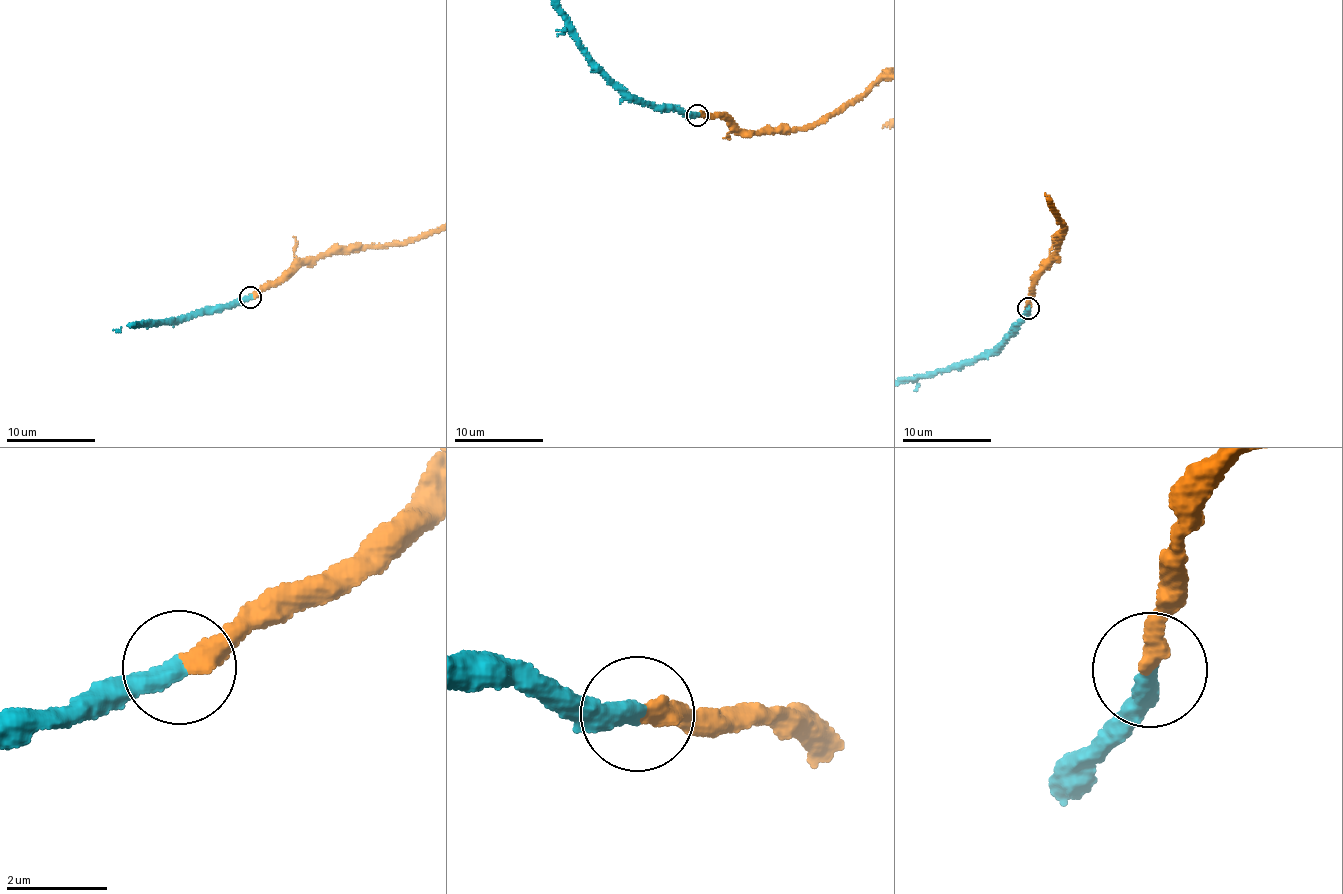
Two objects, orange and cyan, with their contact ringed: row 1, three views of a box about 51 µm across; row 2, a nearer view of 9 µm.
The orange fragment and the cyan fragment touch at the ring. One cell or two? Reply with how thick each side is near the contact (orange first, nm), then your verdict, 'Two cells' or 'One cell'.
Thickness 400 nm (orange) against 400 nm. One cell

